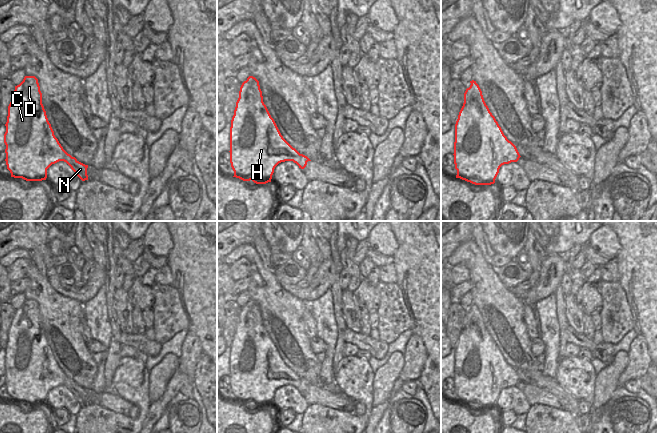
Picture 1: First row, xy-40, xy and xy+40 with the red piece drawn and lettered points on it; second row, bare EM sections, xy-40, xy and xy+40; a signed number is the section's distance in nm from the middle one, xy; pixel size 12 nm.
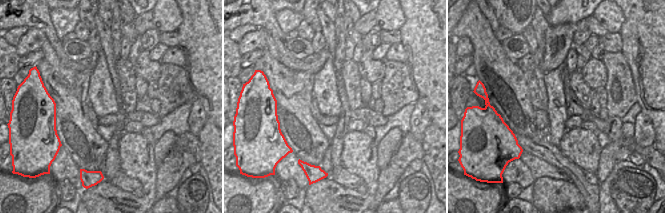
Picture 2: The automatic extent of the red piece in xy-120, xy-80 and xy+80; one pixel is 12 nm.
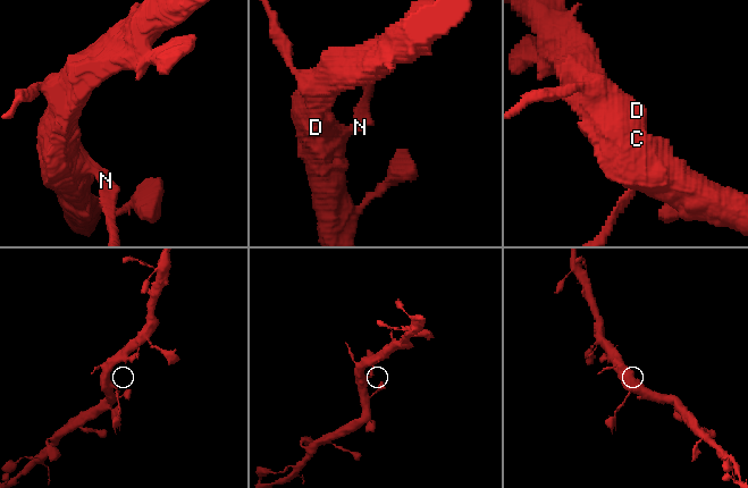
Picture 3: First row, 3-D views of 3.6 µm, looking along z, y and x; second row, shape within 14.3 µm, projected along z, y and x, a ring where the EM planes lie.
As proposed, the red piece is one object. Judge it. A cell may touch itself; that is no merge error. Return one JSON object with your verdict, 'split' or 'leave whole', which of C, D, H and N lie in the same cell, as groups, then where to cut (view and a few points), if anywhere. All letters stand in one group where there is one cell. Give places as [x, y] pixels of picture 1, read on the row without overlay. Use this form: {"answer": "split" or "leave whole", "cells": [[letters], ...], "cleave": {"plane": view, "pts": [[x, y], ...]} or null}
{"answer": "split", "cells": [["C", "D", "H"], ["N"]], "cleave": {"plane": "xy", "pts": [[293, 384], [307, 385]]}}

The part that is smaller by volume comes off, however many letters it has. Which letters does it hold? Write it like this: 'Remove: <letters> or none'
Remove: N

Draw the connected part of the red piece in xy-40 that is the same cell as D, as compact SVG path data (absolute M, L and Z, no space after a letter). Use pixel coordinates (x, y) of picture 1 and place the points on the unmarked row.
M25 300L23 305L15 310L11 326L8 330L7 346L5 348L4 367L6 369L6 389L11 401L26 405L42 405L47 402L47 393L68 378L54 359L42 328L42 317L38 303L35 300Z

